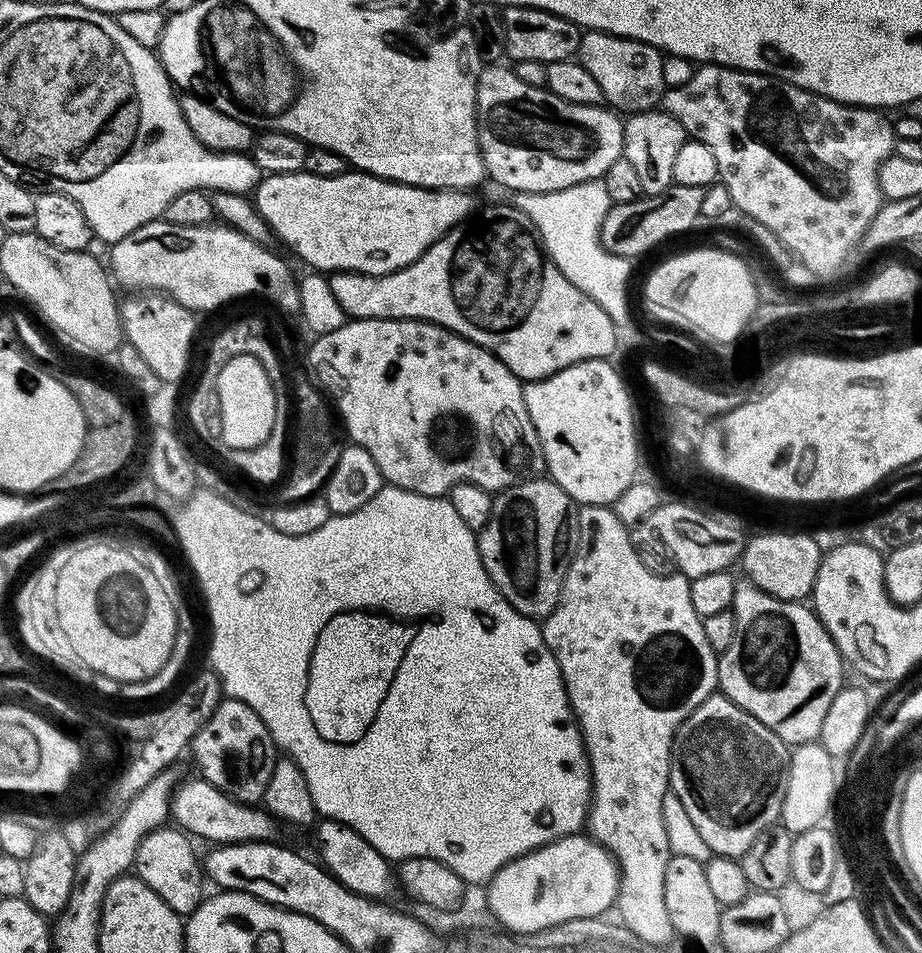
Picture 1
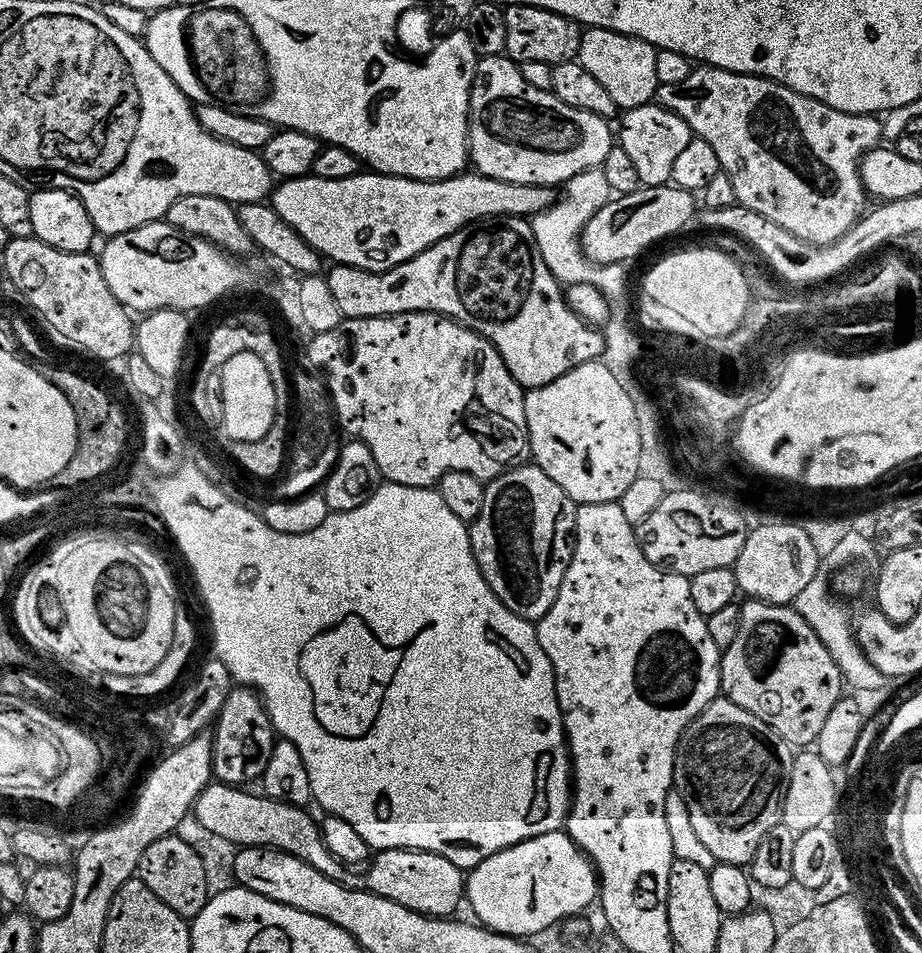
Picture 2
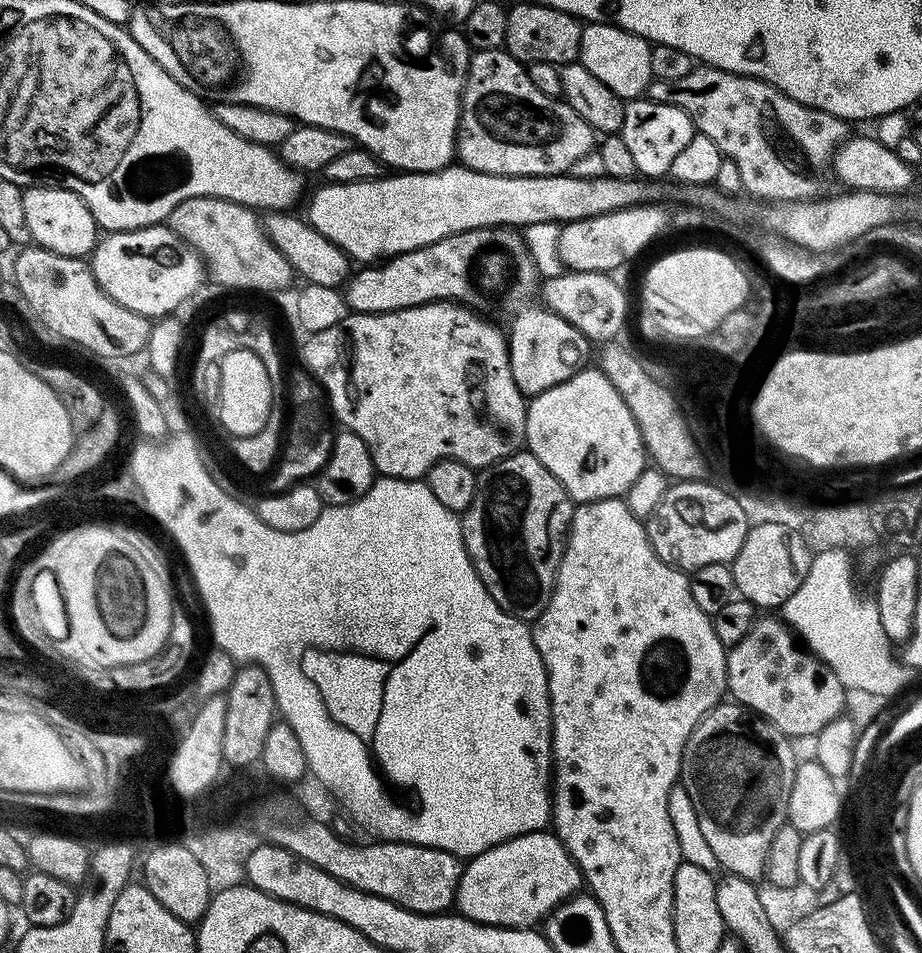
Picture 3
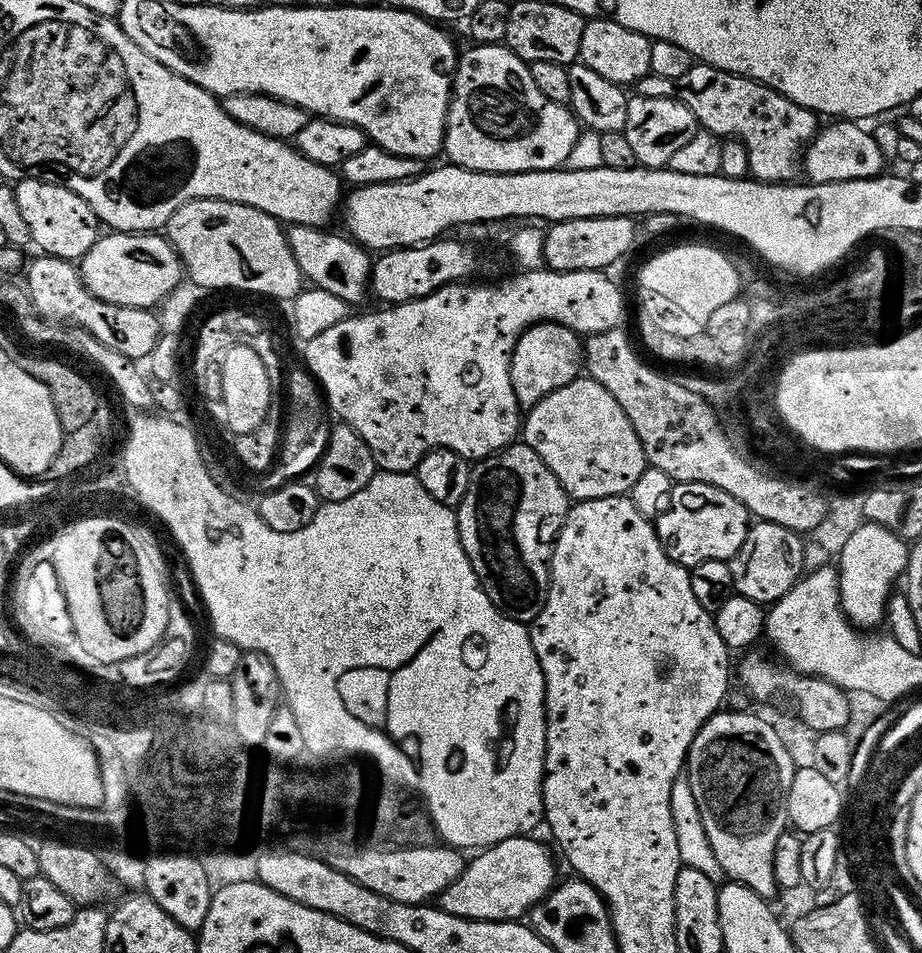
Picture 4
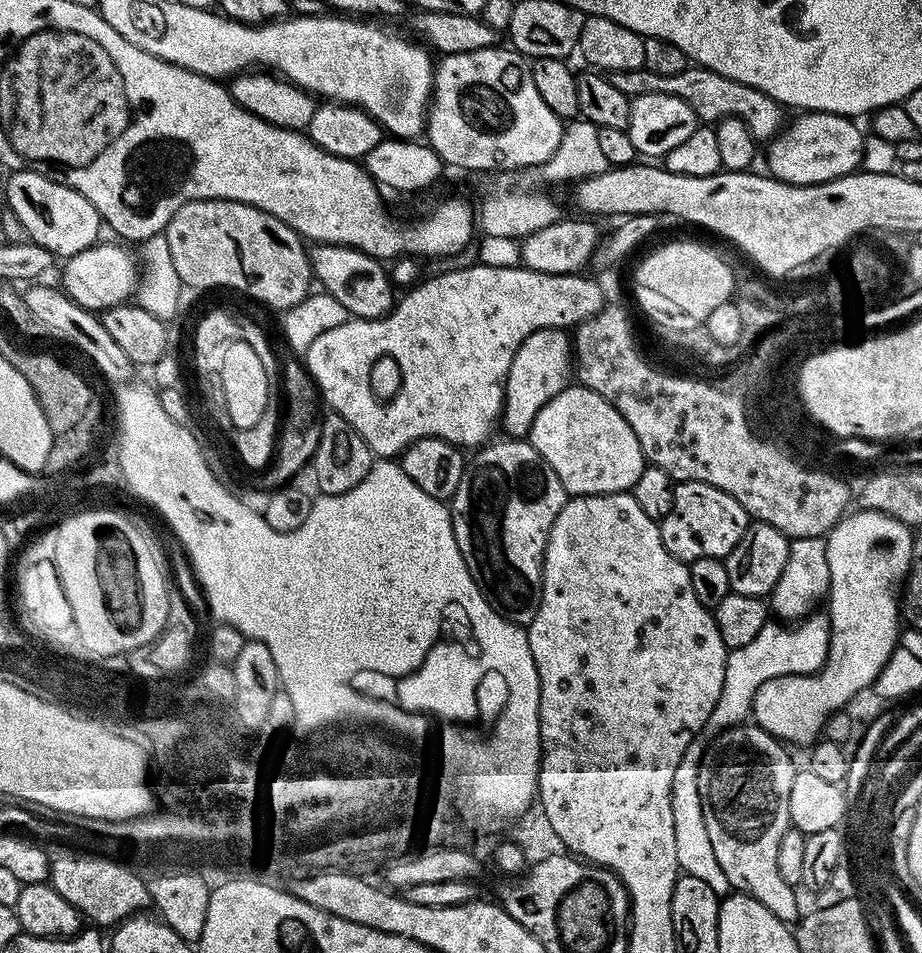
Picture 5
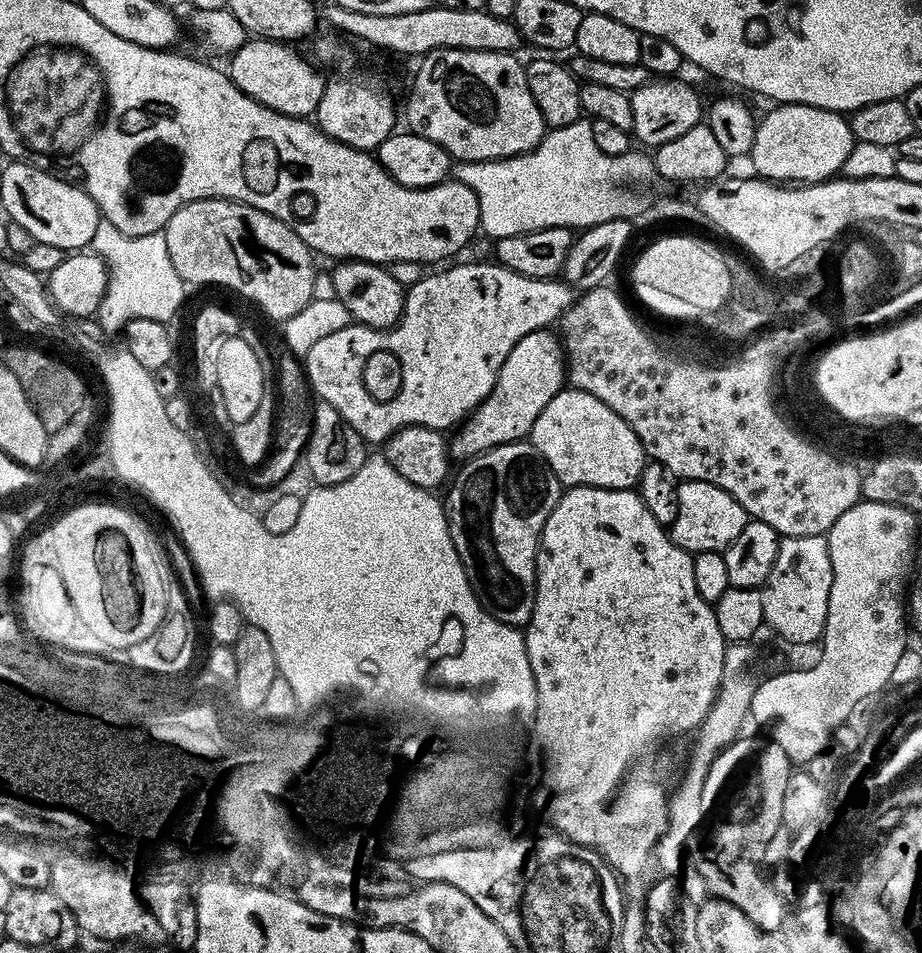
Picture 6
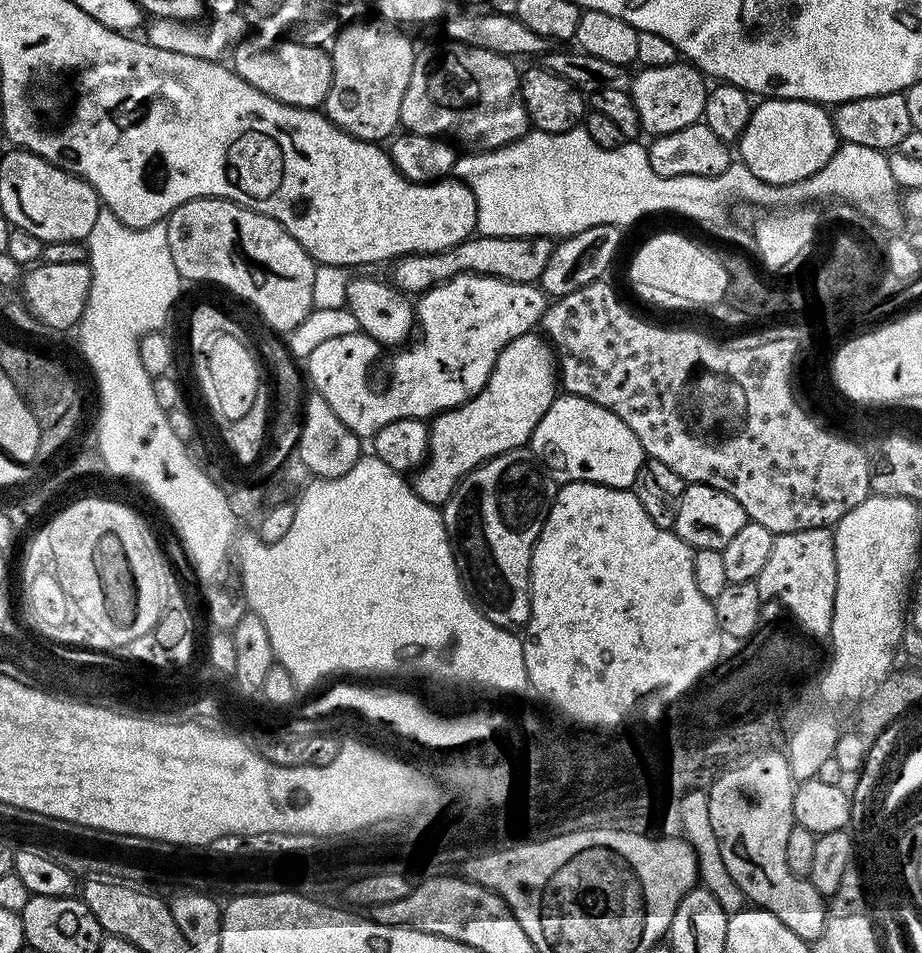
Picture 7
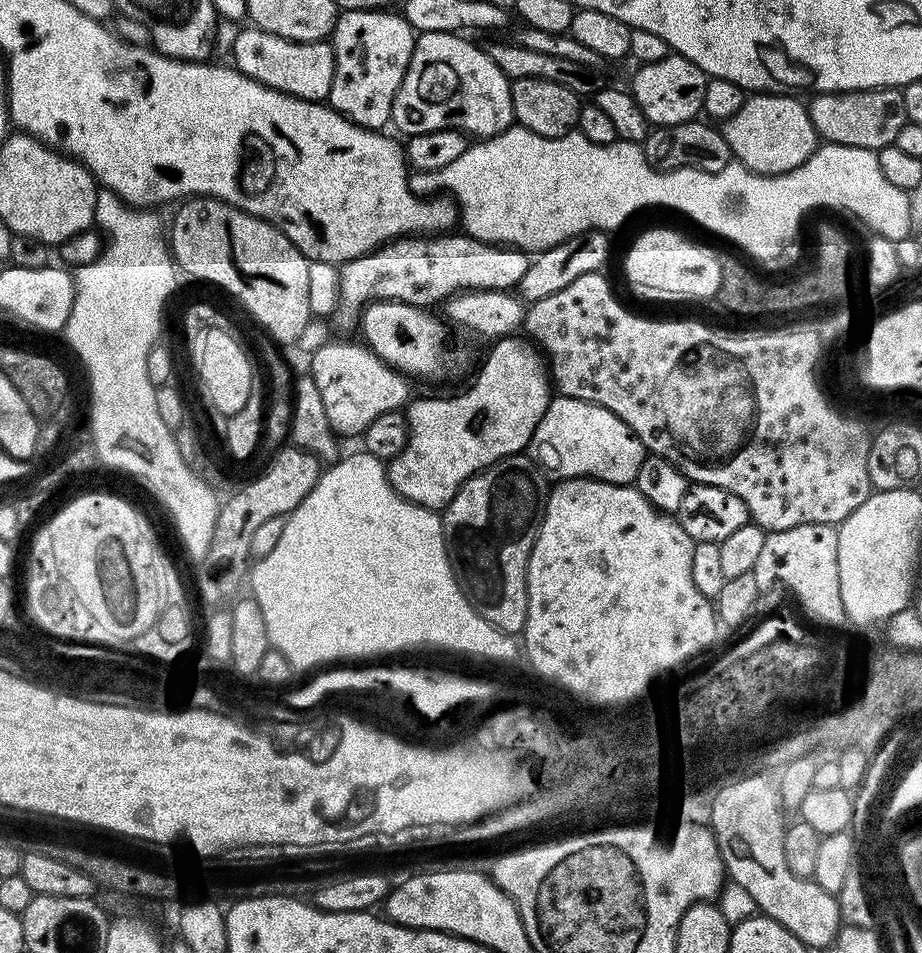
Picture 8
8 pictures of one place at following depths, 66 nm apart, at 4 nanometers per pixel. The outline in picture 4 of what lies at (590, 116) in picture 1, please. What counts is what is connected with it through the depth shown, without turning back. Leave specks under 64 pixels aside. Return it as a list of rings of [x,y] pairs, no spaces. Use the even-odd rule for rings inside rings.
[[[476,44],[459,53],[456,71],[452,74],[452,96],[444,123],[443,155],[459,168],[475,172],[529,172],[559,168],[568,159],[582,128],[572,109],[550,102],[538,86],[534,86],[527,60],[518,58],[504,44]]]

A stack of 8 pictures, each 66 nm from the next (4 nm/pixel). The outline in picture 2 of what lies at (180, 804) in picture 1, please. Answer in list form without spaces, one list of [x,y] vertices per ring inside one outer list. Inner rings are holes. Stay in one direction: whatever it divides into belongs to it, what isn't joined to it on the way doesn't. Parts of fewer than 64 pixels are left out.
[[[210,782],[196,795],[194,817],[210,835],[228,844],[236,844],[240,848],[276,848],[279,852],[289,852],[294,854],[294,858],[302,858],[302,862],[314,866],[314,870],[326,874],[326,878],[334,878],[346,885],[353,883],[345,861],[339,860],[326,846],[317,817],[312,817],[303,807],[275,800],[259,791],[244,791],[248,790]]]

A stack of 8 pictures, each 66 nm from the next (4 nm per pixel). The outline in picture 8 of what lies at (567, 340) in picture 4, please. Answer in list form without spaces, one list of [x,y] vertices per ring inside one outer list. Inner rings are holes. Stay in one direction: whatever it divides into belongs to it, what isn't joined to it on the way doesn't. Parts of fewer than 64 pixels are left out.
[[[520,334],[499,337],[493,344],[496,345],[485,358],[476,381],[461,396],[424,396],[407,405],[408,441],[395,458],[387,461],[386,471],[392,489],[412,504],[443,510],[471,476],[508,456],[523,453],[531,445],[534,430],[538,422],[542,422],[542,414],[546,414],[548,404],[554,398],[546,361]]]

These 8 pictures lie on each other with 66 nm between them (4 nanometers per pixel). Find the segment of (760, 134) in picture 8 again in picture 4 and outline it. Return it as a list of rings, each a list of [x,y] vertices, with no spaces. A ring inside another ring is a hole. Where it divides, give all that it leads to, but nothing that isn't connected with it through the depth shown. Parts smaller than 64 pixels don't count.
[[[849,119],[834,120],[817,131],[802,157],[802,170],[811,183],[828,184],[830,181],[850,181],[881,175],[886,158],[881,154],[875,135]]]

